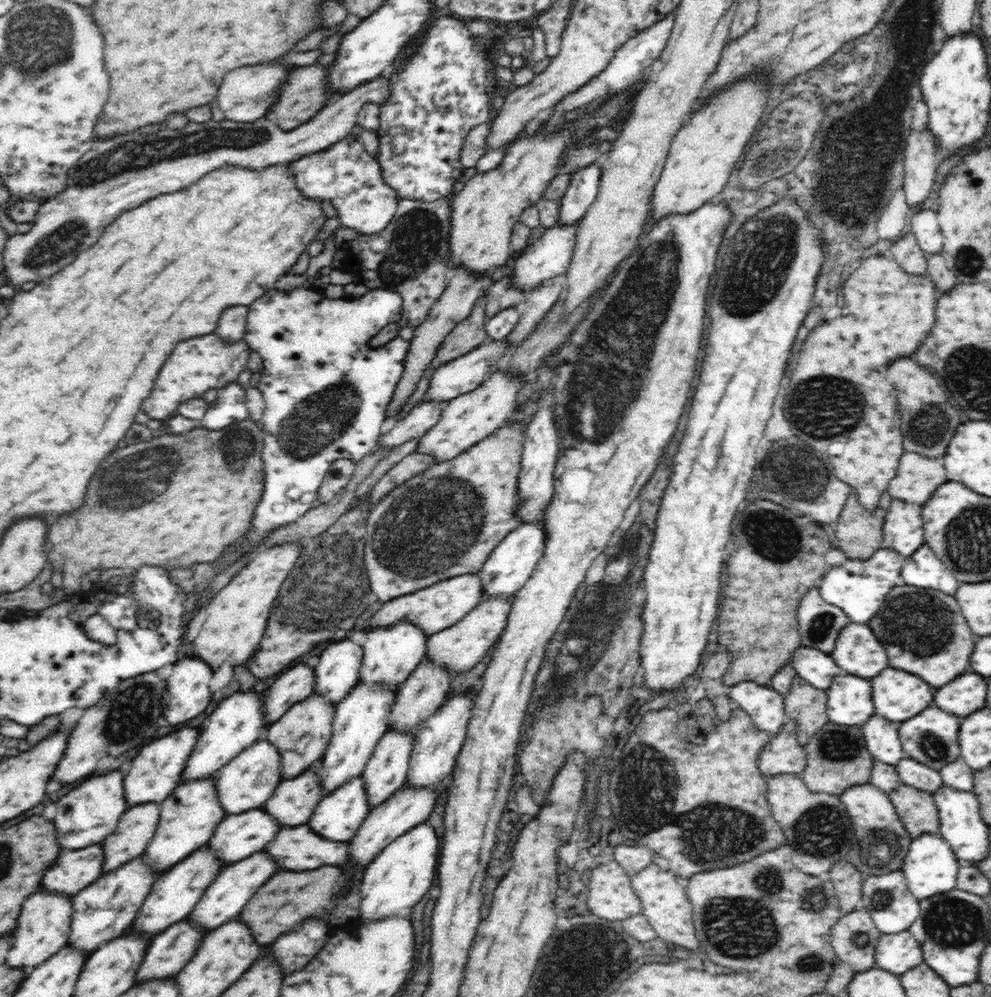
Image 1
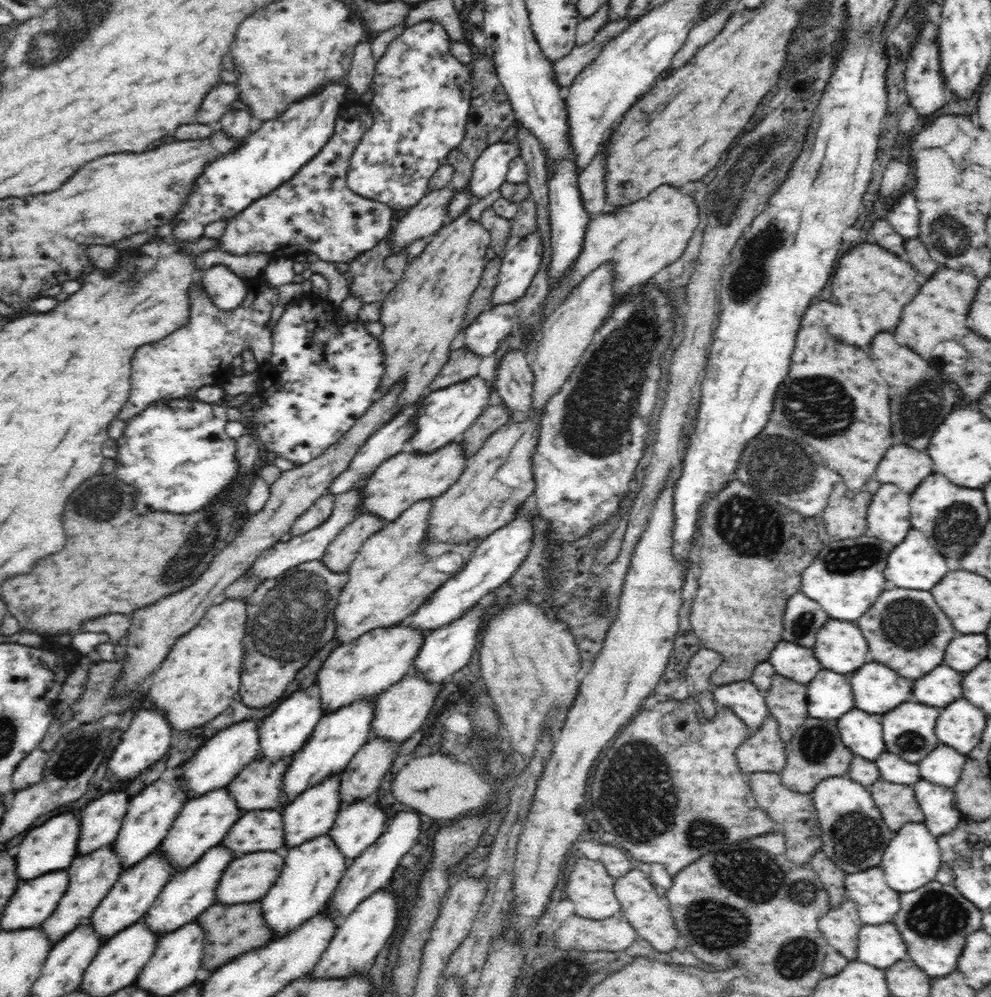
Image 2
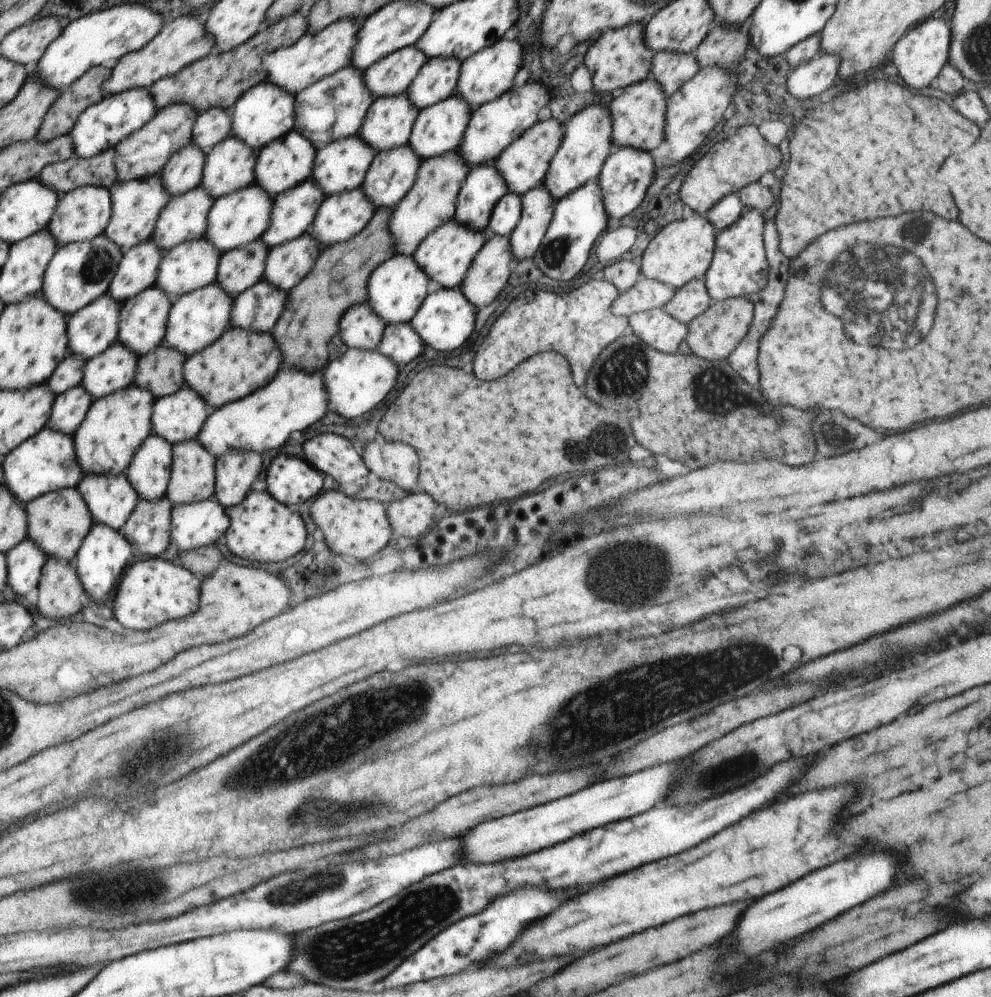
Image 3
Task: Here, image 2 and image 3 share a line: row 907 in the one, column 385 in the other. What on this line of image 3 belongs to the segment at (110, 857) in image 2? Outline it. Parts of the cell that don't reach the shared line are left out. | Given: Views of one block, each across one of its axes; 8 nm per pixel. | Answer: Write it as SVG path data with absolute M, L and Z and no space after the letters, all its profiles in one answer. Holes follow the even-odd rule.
M414 45L398 50L363 72L365 88L374 98L403 94L427 60Z

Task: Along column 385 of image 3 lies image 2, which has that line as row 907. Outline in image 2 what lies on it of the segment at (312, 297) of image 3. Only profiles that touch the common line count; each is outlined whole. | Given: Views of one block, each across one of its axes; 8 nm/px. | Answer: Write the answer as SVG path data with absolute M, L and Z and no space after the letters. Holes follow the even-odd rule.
M260 901L247 902L232 906L214 903L196 918L205 930L205 946L202 967L213 972L222 965L232 962L246 952L256 950L273 940L273 930L263 918Z

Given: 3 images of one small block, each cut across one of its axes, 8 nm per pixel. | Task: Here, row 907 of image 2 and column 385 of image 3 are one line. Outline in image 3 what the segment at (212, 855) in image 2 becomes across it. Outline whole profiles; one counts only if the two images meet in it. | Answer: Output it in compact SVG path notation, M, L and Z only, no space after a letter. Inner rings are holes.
M408 145L376 154L361 190L378 208L394 209L412 189L421 160Z

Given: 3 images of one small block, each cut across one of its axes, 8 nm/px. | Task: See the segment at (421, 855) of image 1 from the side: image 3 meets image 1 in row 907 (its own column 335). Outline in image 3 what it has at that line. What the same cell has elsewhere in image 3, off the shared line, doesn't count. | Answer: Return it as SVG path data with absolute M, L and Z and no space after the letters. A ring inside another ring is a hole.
M348 349L342 358L329 362L323 372L323 386L328 396L330 411L346 418L346 421L357 419L376 408L390 394L396 384L396 376L398 368L378 349Z

